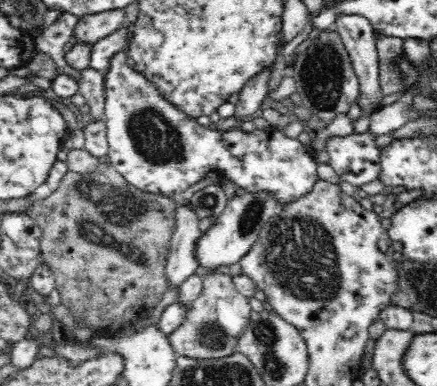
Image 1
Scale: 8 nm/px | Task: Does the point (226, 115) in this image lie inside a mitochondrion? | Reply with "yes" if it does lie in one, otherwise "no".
no

